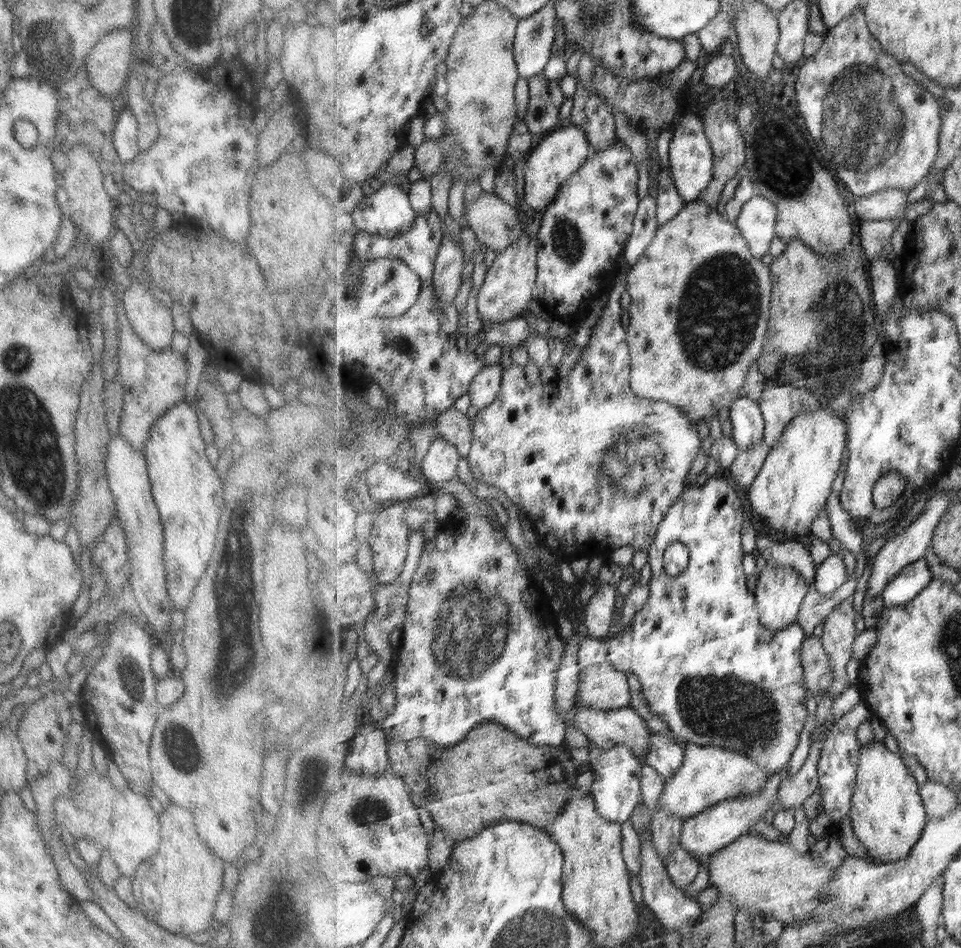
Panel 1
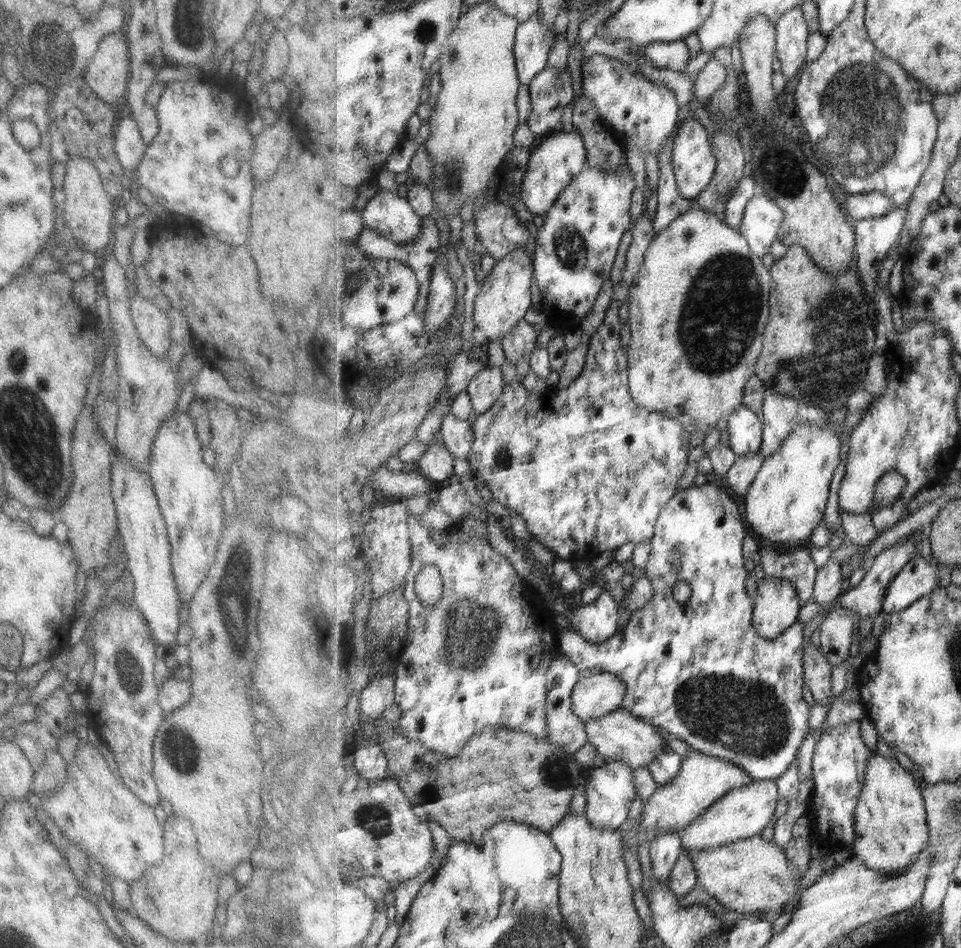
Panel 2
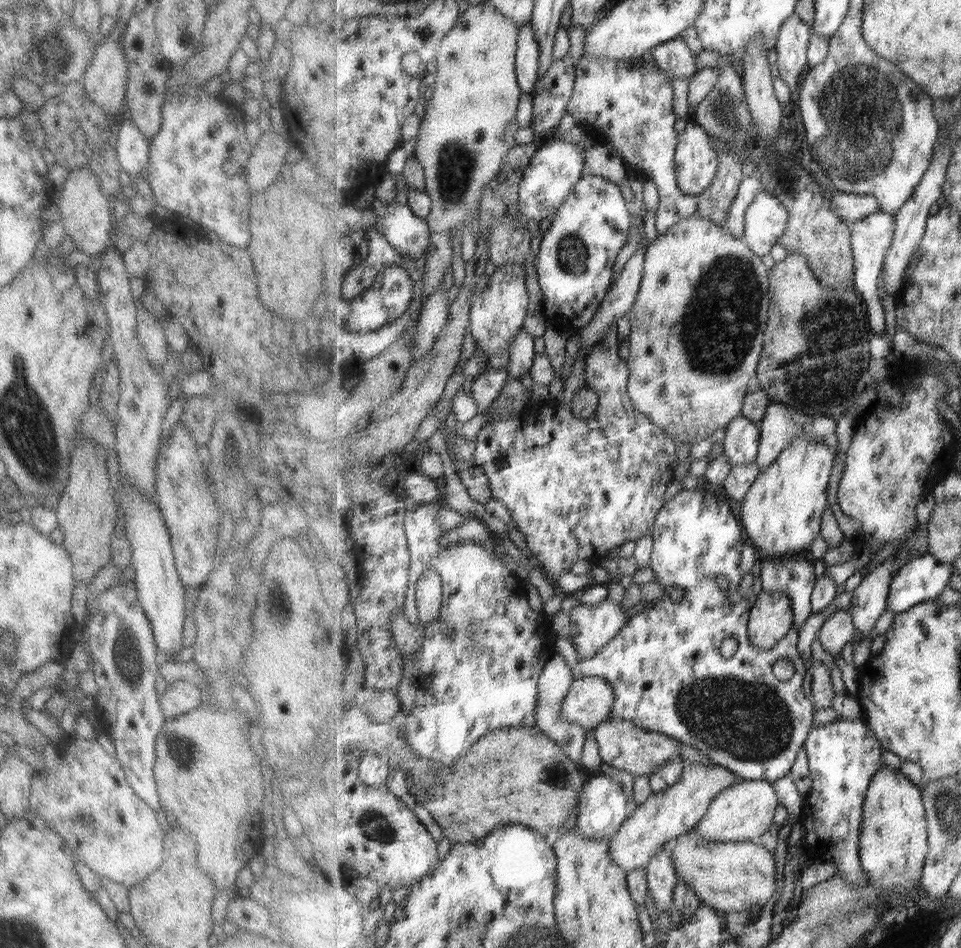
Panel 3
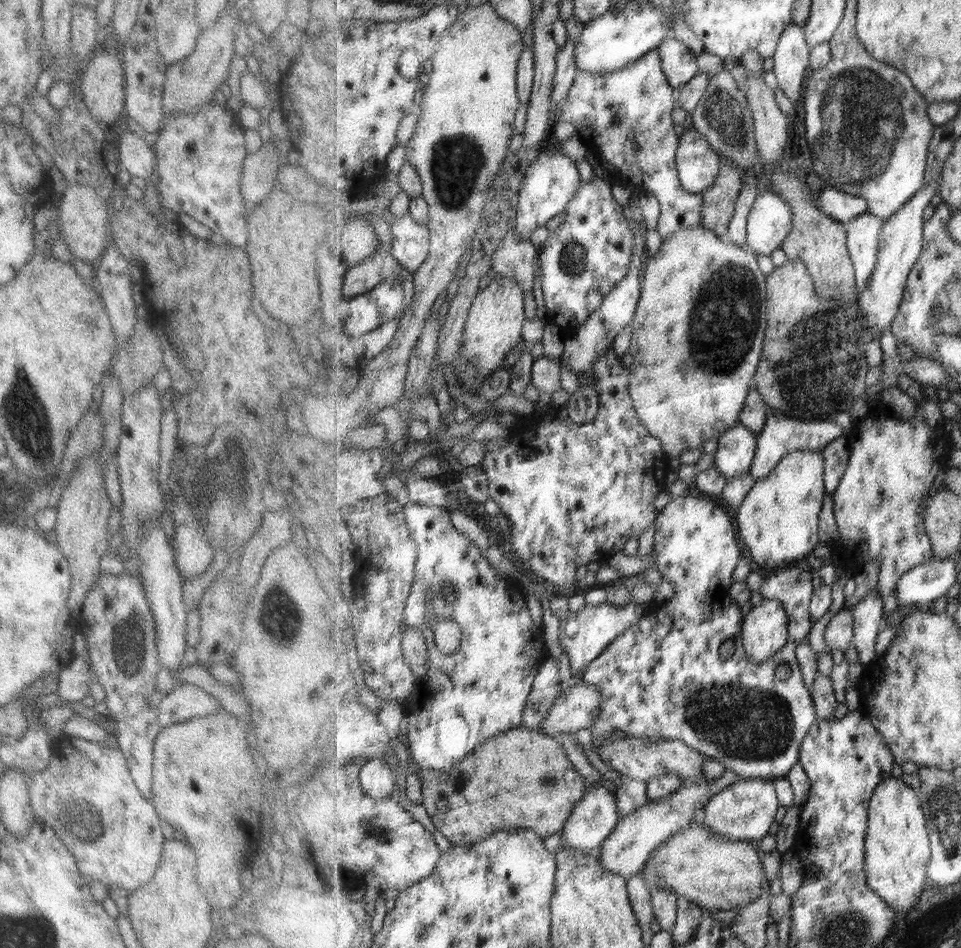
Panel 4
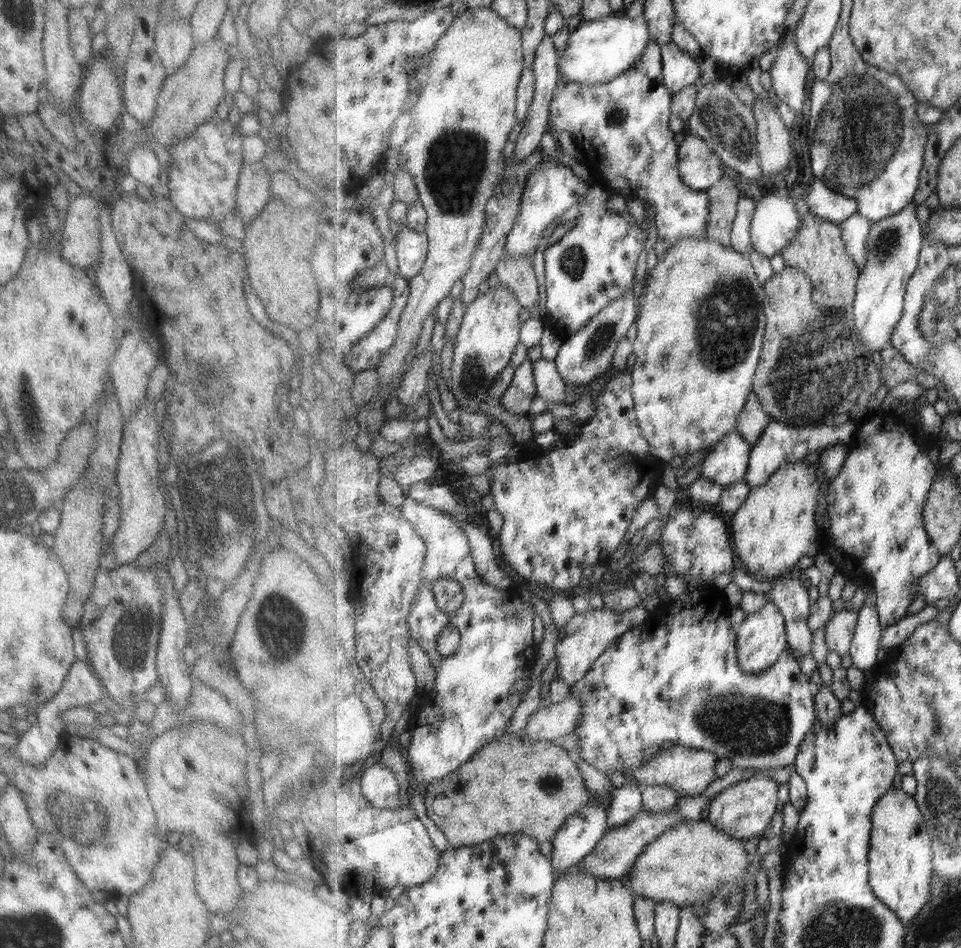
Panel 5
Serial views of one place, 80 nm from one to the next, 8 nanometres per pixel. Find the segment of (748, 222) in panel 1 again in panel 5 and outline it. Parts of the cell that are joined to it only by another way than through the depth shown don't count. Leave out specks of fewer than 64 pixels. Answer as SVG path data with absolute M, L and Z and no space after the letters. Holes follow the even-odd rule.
M765 192L757 201L751 225L753 250L773 257L788 248L802 228L795 200Z

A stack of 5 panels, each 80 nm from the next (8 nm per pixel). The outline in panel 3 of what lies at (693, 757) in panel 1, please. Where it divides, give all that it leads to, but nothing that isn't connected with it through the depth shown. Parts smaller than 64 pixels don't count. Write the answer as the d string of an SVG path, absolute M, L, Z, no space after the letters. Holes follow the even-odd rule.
M712 762L712 765L691 763L677 784L665 792L652 794L645 804L637 806L633 814L624 822L619 832L610 840L612 860L627 873L648 868L654 856L673 839L695 830L699 821L708 813L713 800L730 786L739 782L733 771Z

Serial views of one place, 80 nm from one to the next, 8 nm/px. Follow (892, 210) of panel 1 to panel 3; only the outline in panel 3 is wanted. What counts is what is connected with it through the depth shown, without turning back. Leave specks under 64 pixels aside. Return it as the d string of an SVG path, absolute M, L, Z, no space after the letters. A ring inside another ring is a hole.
M837 190L833 193L829 201L829 205L837 213L837 217L848 224L881 212L879 202L877 202L877 198L872 194L849 194Z

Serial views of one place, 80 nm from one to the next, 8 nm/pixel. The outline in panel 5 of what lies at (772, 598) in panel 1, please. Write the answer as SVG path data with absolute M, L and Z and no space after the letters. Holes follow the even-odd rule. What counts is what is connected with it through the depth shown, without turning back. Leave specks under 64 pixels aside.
M768 602L759 612L750 614L740 624L736 632L738 662L745 672L759 674L777 664L789 649L784 614L773 602Z

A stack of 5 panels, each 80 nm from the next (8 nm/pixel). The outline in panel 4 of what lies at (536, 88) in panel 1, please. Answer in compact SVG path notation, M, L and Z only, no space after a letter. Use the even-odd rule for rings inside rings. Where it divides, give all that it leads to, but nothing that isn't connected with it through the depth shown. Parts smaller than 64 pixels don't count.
M567 35L565 44L560 47L557 55L557 73L555 73L555 84L553 89L552 109L550 110L550 119L552 124L556 120L556 108L566 100L577 74L579 67L575 61L576 42Z

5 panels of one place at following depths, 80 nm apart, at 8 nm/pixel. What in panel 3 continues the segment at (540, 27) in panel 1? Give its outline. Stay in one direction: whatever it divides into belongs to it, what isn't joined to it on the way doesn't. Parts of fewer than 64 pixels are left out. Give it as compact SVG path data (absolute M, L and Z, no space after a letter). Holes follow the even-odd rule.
M534 26L520 27L520 40L516 52L516 72L522 92L533 93L539 79L540 46L536 41Z

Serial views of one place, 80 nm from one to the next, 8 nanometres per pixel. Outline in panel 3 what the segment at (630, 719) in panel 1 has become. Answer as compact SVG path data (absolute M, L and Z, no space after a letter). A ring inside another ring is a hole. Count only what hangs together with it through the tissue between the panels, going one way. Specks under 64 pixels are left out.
M609 718L593 730L593 736L599 746L602 762L618 770L625 770L633 777L646 776L646 774L650 776L659 767L668 764L670 760L681 758L682 742L660 732L651 732L639 728L633 720Z

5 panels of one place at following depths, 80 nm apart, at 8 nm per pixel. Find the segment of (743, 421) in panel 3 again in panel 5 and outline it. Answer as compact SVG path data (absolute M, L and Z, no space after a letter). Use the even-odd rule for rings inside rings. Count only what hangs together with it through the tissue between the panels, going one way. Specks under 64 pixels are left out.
M733 431L708 451L700 465L700 477L711 479L715 485L723 488L743 481L753 447L739 431Z

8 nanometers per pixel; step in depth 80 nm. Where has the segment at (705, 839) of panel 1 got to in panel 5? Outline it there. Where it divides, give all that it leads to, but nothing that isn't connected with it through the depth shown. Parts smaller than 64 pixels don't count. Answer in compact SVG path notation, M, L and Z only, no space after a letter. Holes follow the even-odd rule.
M761 774L733 783L717 794L709 803L710 815L707 820L718 826L733 838L744 841L759 836L771 824L772 818L779 813L779 783L769 775Z

